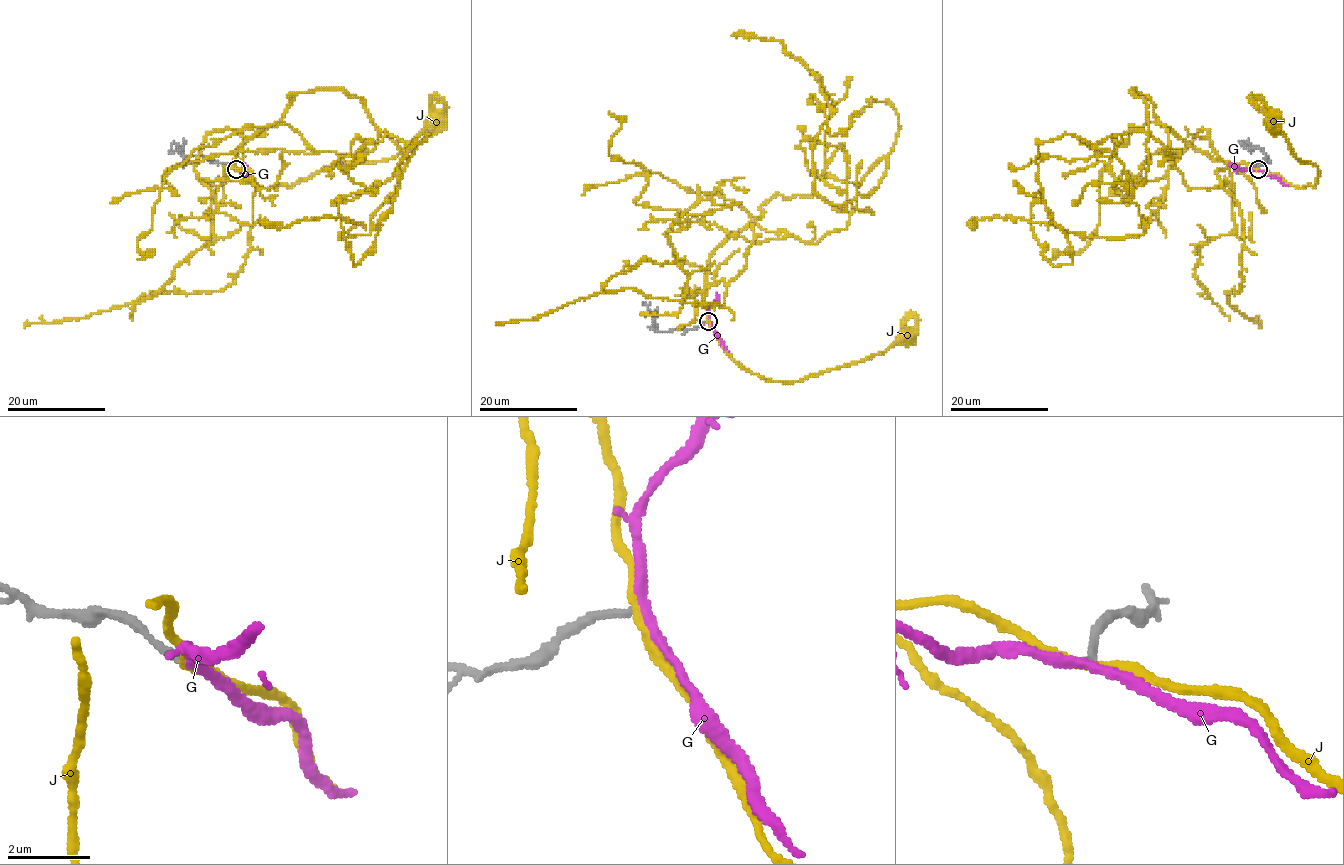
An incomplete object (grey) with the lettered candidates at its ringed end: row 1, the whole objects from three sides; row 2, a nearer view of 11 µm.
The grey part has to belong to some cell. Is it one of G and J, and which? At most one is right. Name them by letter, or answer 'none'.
G

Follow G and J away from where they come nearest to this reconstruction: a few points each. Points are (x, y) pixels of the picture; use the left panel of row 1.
G: (237, 170), (256, 186)
J: (237, 168), (254, 184), (283, 184), (309, 178), (330, 165), (396, 156), (423, 132), (433, 132), (433, 127)

